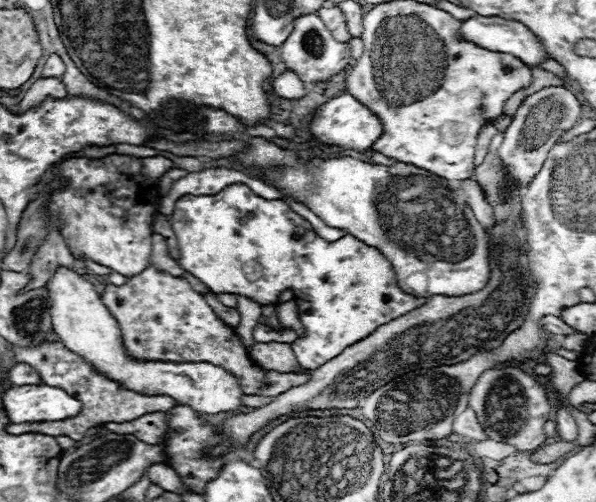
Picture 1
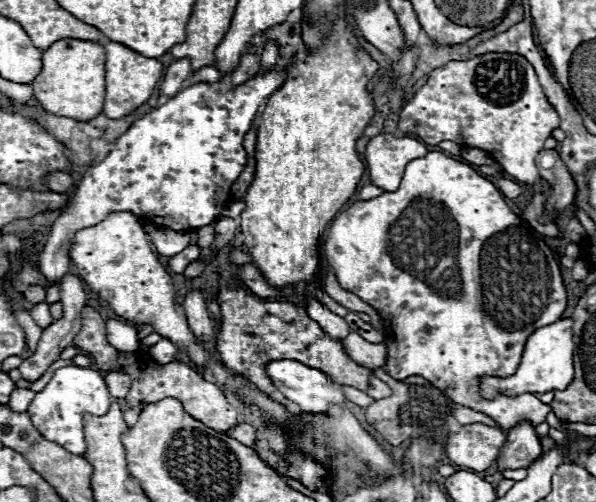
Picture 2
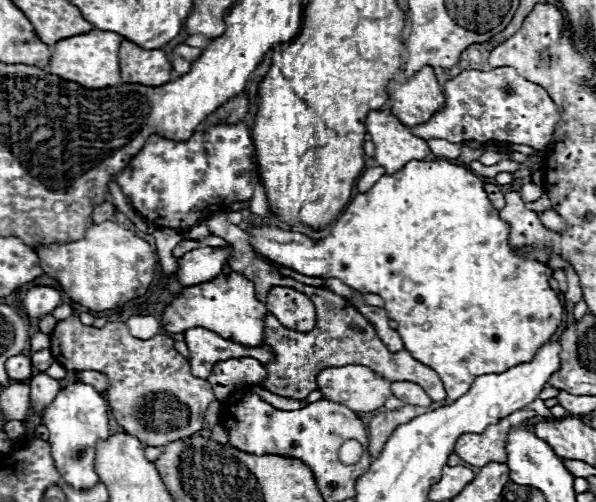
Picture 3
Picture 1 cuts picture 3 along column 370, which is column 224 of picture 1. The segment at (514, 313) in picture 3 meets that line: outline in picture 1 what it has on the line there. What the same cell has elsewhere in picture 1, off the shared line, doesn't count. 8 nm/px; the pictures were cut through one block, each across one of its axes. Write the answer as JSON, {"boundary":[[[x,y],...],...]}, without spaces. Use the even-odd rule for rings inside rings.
{"boundary":[[[230,184],[218,194],[208,196],[186,194],[176,202],[170,222],[180,250],[178,264],[212,292],[246,296],[262,306],[278,304],[284,290],[294,292],[300,308],[300,320],[308,336],[298,338],[291,348],[299,365],[306,370],[316,369],[318,364],[338,356],[338,352],[342,352],[346,346],[366,338],[378,326],[426,304],[426,298],[406,294],[398,286],[396,272],[382,252],[350,234],[336,242],[324,240],[312,230],[308,220],[296,214],[286,202],[256,196],[246,184]]]}

